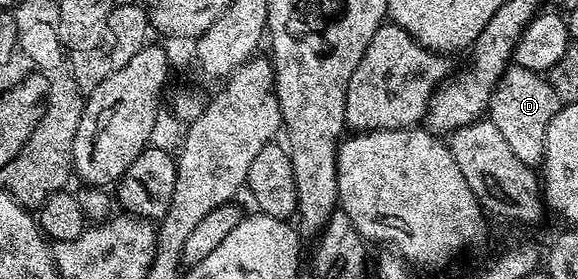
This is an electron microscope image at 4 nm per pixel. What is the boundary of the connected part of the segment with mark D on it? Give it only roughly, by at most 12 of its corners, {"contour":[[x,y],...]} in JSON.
{"contour":[[511,64],[488,119],[520,163],[546,157],[560,102],[549,76]]}

